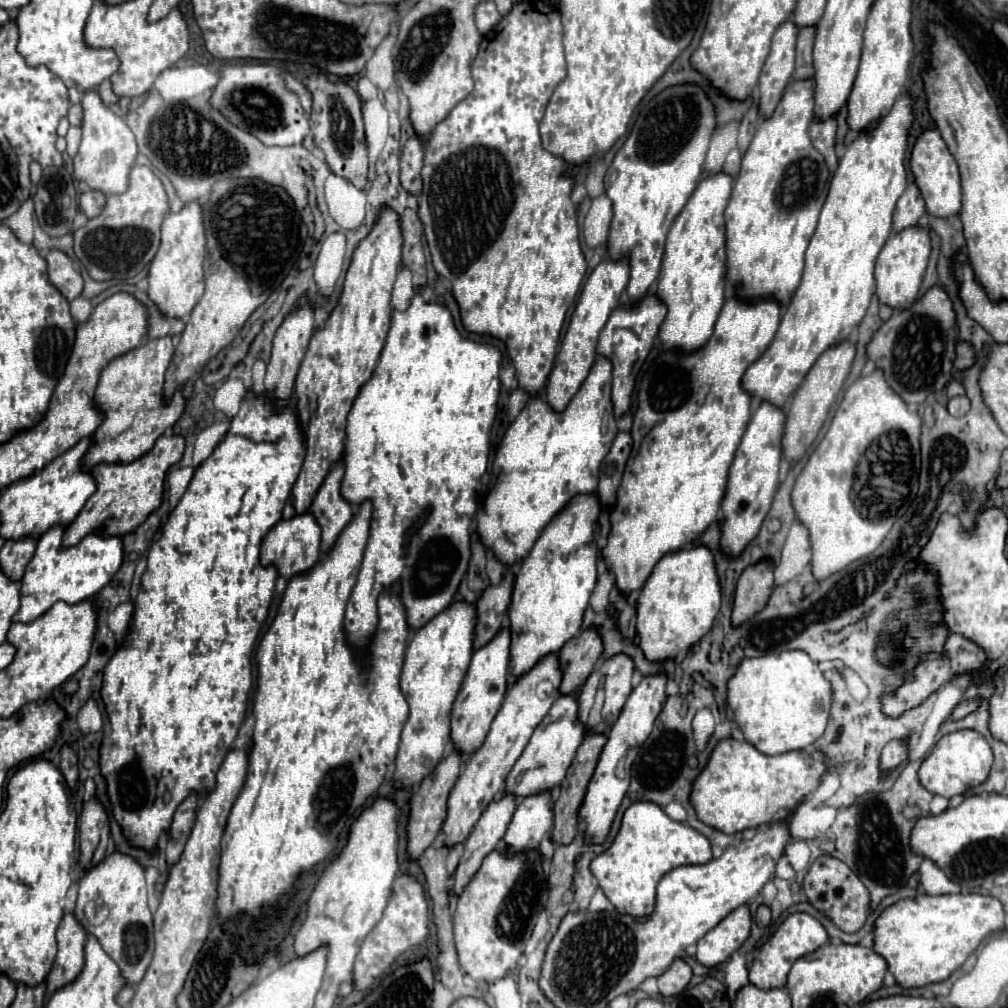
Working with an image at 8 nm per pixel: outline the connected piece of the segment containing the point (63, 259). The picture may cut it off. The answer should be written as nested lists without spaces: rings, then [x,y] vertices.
[[[50,250],[46,256],[48,278],[62,292],[62,296],[72,302],[84,290],[84,280],[74,268],[74,262],[62,250]]]

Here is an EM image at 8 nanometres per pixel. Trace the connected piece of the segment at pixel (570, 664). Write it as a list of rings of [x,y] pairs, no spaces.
[[[584,630],[558,652],[562,684],[560,694],[572,694],[590,676],[596,660],[602,654],[602,640],[596,630]]]

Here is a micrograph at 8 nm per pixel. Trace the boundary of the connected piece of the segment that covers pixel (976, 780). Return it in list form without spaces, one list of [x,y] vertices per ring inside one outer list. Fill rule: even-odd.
[[[958,730],[938,740],[932,754],[922,762],[918,776],[922,786],[926,786],[926,790],[930,790],[932,794],[952,798],[956,794],[966,794],[970,788],[982,784],[988,778],[992,764],[994,752],[986,738],[982,738],[982,734],[978,734],[976,730]]]

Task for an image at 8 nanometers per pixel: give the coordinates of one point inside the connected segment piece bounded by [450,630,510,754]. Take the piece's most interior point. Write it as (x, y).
(483, 688)

